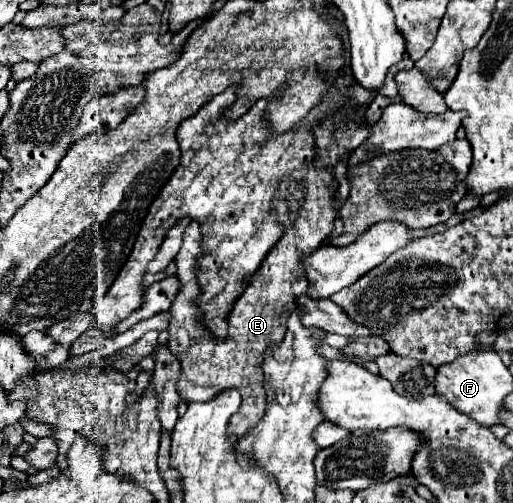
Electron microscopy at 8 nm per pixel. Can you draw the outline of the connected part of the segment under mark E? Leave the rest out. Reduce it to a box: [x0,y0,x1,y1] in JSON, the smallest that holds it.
[168,162,338,440]

